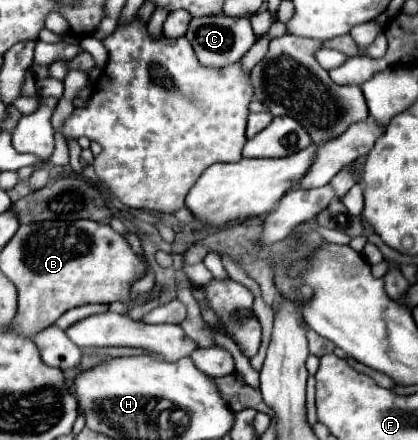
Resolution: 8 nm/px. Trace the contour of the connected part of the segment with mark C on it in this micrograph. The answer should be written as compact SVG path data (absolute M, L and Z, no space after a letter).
M203 16L193 18L185 32L187 40L191 42L199 62L205 66L225 66L227 62L237 62L257 40L249 18L239 16Z

